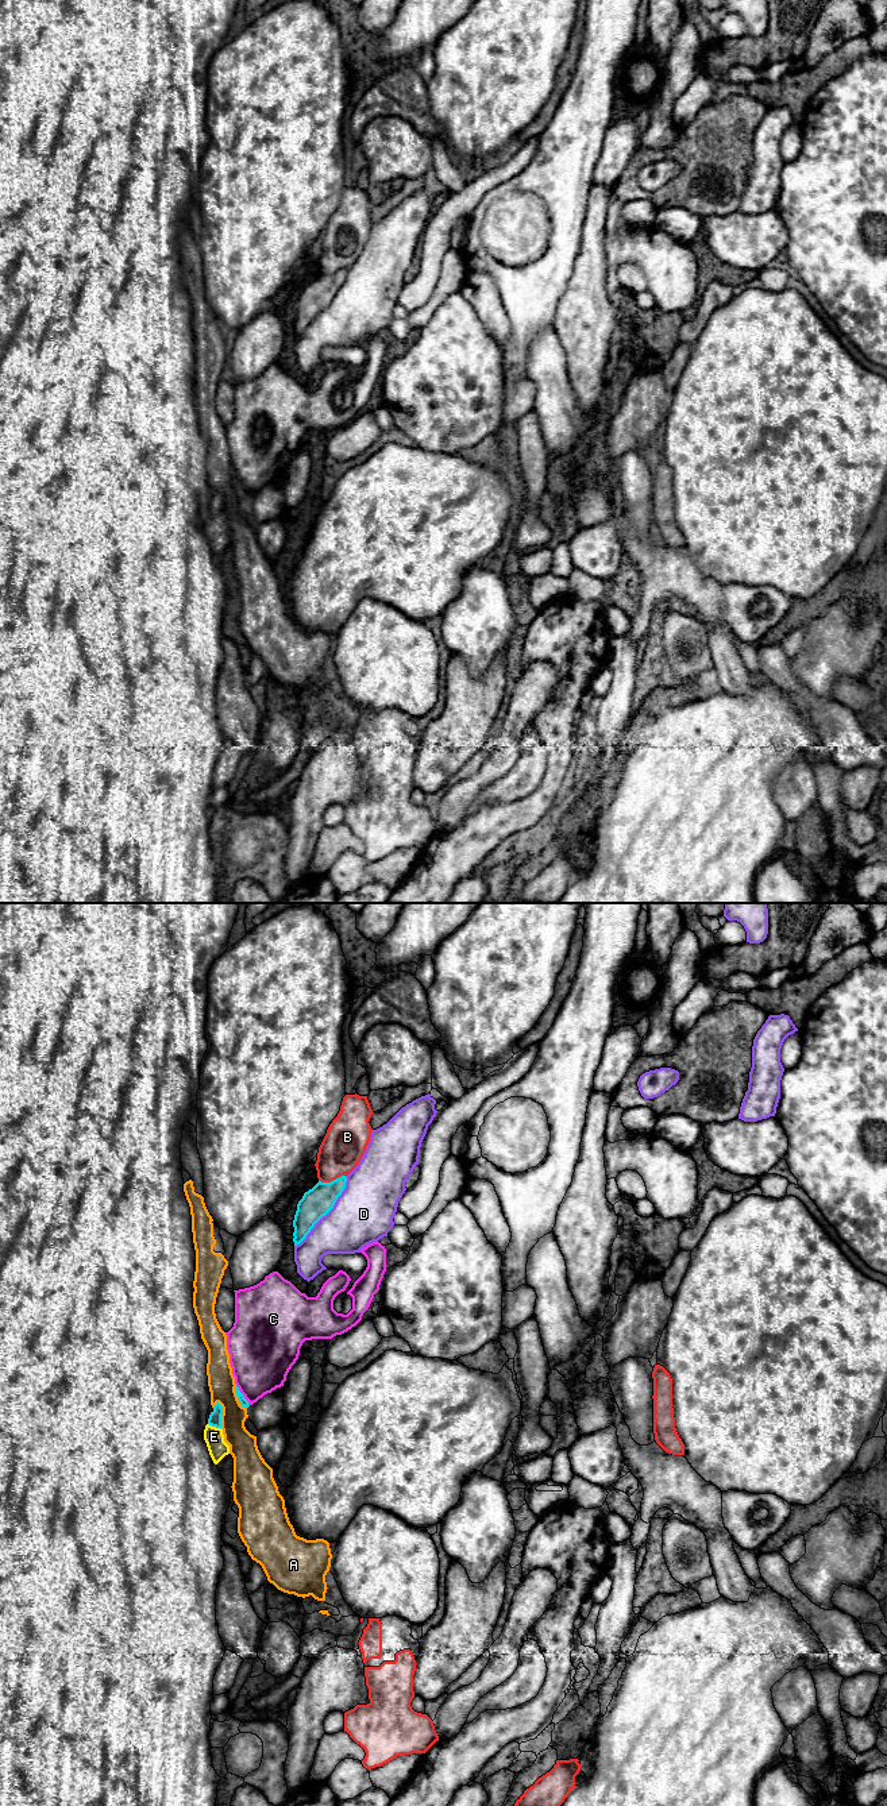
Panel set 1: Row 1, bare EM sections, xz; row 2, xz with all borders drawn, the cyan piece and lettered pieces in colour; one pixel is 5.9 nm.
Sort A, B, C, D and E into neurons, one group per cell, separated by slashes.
A / B / C / D / E

